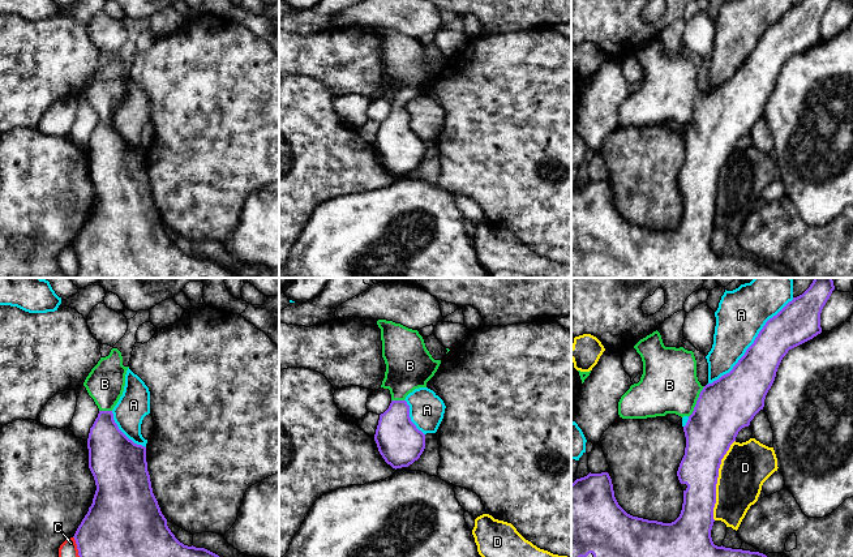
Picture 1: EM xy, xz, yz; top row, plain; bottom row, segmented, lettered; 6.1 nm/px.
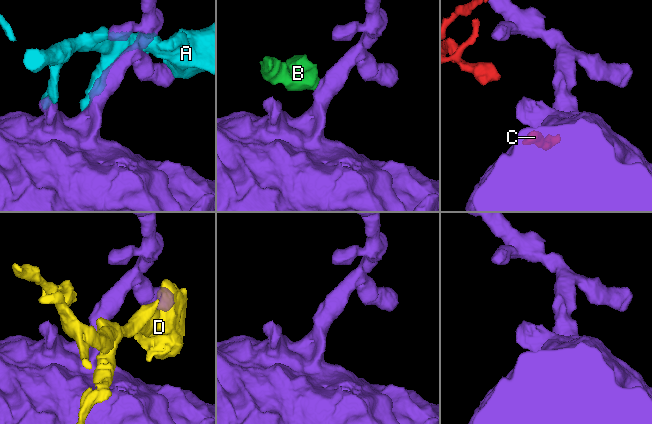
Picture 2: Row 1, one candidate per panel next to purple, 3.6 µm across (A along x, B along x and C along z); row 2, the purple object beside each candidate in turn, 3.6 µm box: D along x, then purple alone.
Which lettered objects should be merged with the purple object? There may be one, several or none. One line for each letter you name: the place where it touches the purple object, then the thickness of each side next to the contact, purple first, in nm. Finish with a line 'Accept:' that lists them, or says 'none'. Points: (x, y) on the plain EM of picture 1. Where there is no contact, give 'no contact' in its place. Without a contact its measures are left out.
B: meets purple in yz at (697, 110); 340 nm thick on the purple side, 360 nm on the other
Accept: B

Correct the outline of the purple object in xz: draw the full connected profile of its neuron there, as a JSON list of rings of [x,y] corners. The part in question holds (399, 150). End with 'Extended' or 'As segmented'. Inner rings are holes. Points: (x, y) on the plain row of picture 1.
[[[386,27],[377,33],[386,72],[381,95],[390,98],[391,111],[380,123],[374,149],[385,170],[397,177],[412,172],[425,157],[425,142],[411,129],[404,107],[415,97],[426,95],[441,68],[432,65],[417,38]]]. Extended

